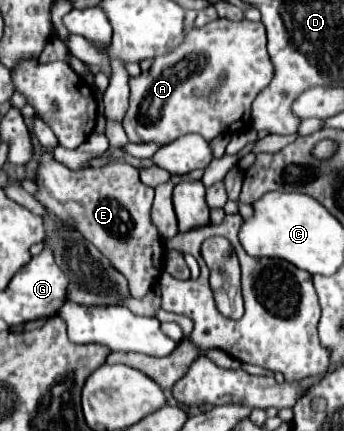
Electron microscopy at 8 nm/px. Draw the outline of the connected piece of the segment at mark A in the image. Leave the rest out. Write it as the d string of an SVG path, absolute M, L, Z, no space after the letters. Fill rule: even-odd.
M216 19L200 29L192 29L186 37L186 41L174 49L172 53L160 55L154 59L152 67L144 71L140 77L130 79L130 107L124 115L124 131L132 143L146 143L156 141L160 145L172 143L176 137L198 133L206 141L212 141L216 135L230 135L250 125L250 105L256 99L256 95L270 85L274 77L274 65L266 51L266 31L262 23L252 21L228 21L228 19ZM226 71L228 77L220 85L220 89L210 99L196 99L192 95L194 87L200 89L212 89L218 85L220 73Z

